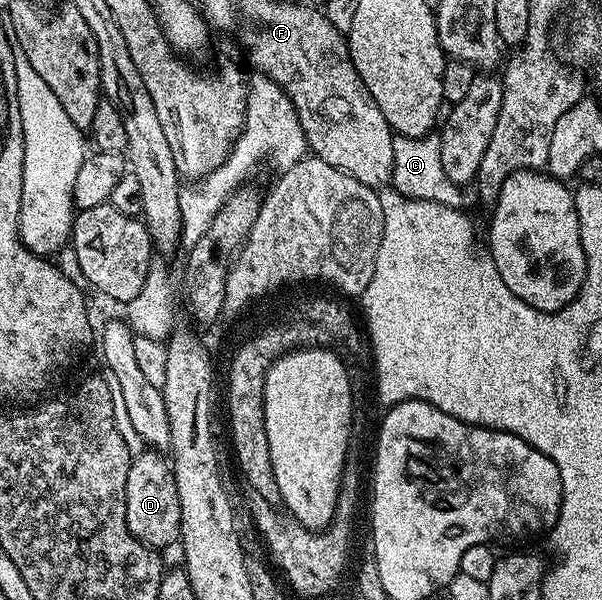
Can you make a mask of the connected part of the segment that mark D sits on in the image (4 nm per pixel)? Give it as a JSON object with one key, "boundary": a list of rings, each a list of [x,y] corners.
{"boundary":[[[143,450],[132,459],[129,466],[129,478],[125,482],[125,522],[135,537],[149,548],[164,550],[171,543],[180,539],[179,523],[181,522],[181,502],[177,498],[175,473],[172,465],[166,459],[162,460],[160,453],[155,450]]]}

